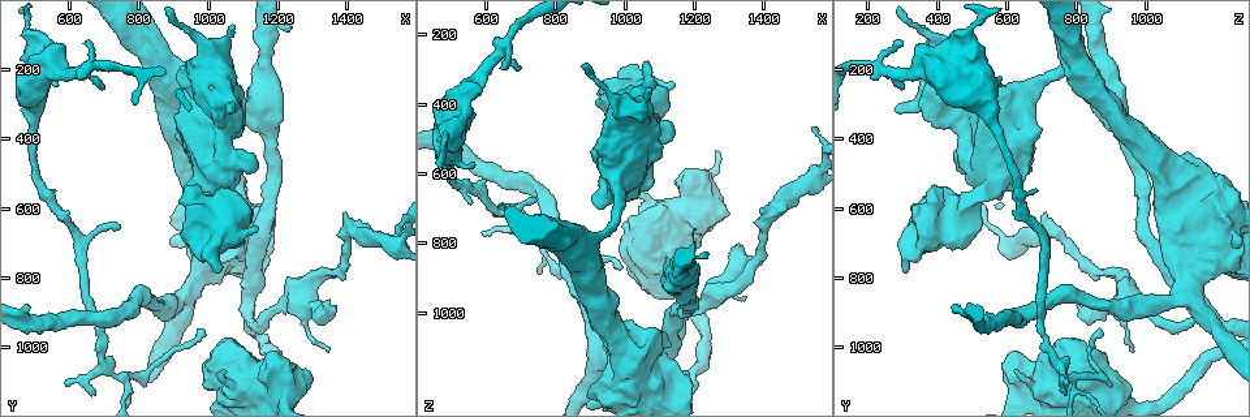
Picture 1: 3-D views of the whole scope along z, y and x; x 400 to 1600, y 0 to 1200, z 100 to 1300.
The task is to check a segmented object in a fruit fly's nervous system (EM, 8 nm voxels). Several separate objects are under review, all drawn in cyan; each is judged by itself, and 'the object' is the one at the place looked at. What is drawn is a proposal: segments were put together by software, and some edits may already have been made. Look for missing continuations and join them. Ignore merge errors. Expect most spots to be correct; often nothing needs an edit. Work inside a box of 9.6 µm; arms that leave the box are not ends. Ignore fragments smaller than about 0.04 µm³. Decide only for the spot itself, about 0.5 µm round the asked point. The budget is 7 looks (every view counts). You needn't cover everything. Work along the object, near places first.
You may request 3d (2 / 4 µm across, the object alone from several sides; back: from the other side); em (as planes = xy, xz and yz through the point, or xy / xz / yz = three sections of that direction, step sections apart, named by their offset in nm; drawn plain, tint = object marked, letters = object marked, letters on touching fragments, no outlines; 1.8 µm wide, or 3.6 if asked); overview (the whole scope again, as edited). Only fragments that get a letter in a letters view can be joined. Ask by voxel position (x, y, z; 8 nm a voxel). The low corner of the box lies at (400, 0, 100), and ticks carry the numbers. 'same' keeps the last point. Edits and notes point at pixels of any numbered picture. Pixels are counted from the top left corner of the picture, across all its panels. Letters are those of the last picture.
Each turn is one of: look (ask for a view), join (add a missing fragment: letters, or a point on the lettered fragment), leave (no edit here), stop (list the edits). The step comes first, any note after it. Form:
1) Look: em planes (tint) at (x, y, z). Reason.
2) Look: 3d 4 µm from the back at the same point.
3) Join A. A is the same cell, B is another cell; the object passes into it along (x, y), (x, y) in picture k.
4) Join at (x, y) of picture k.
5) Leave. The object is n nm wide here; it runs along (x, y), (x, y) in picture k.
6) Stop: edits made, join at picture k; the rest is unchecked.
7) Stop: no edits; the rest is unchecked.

Look: 3d 4 µm at (1070, 480, 500). Sudden change in width.

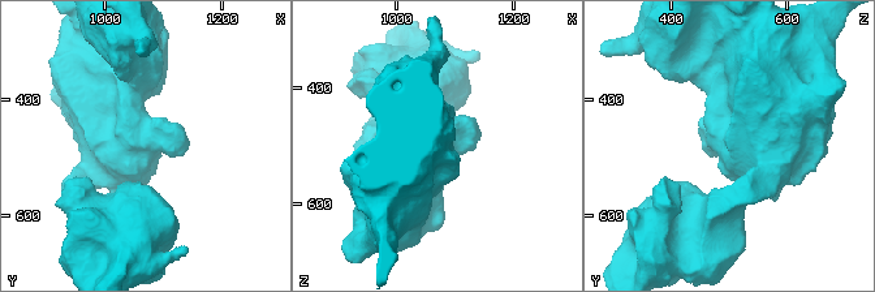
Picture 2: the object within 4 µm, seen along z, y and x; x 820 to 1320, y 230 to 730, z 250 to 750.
Look: em 3.6 µm planes (plain) at (1080, 475, 490).

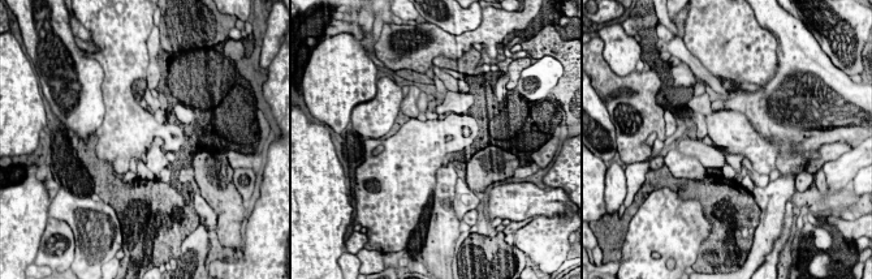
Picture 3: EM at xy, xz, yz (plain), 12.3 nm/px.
Look: em 3.6 µm planes (letters) at the same point.

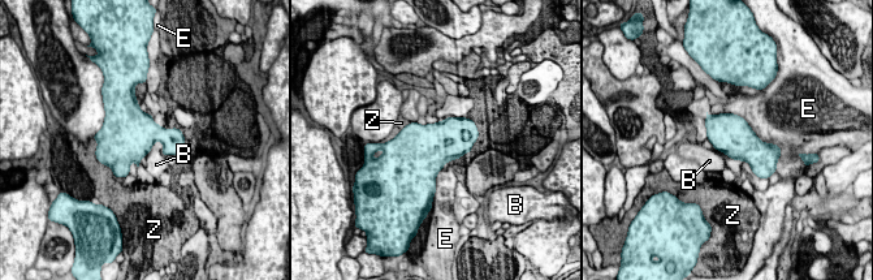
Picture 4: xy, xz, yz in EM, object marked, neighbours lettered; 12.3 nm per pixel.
Leave. B, E and Z are other cells; no lettered fragment goes on from it.

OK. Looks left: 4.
Look: em planes (plain) at (1040, 1060, 630). Free end.

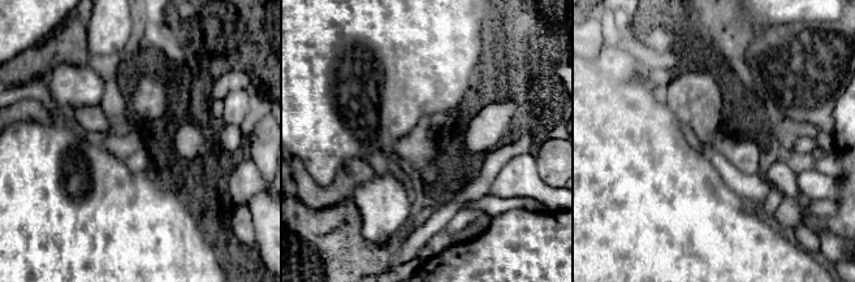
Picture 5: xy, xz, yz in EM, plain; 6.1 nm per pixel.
Look: em planes (letters) at the same point.

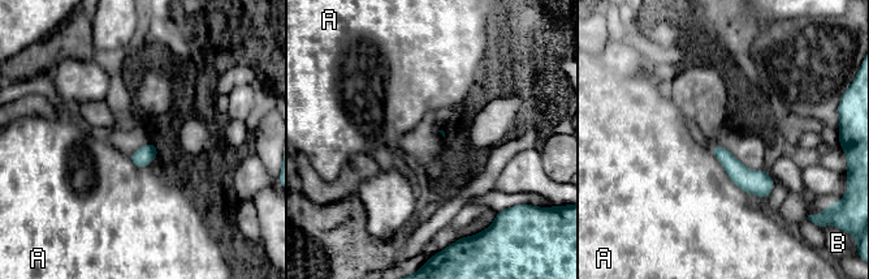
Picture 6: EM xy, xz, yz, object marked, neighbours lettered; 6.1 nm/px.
Leave. The longest contact is with A, 380 nm; A and B are other cells; no lettered fragment goes on from it.

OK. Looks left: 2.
Look: 3d 4 µm at (910, 620, 1230).

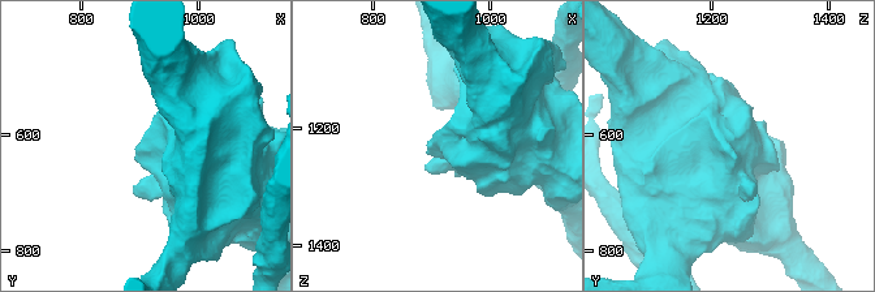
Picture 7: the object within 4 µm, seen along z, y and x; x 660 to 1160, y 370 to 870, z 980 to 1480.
Look: em planes (letters) at (910, 630, 1225).

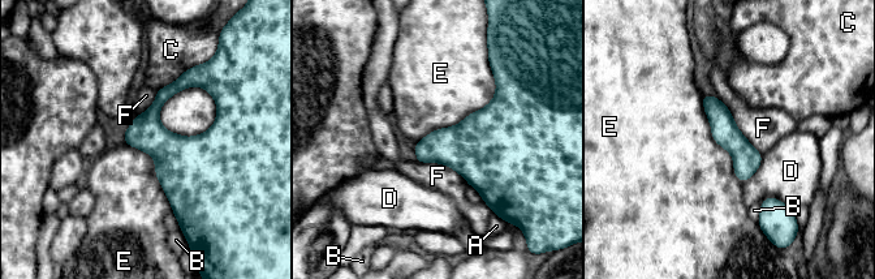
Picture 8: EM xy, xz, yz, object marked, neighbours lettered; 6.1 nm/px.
Leave. A, B, C, D, E and F are other cells; a border runs along (492, 71), (483, 107), (416, 144) in picture 8; none of them fits.

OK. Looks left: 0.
Stop: no edits; the rest is unchecked.

